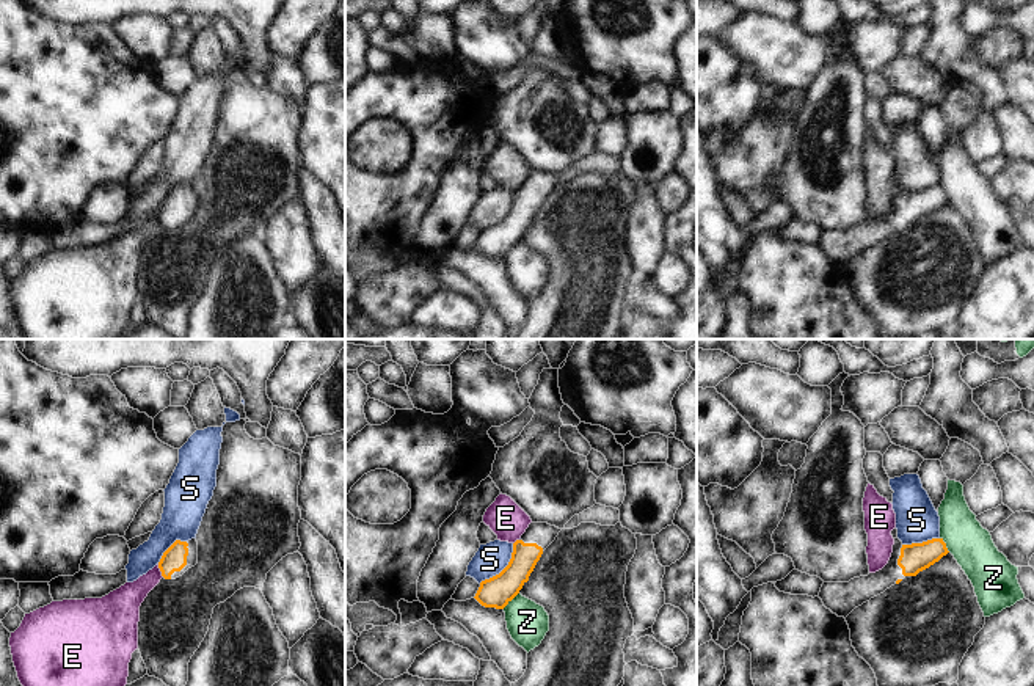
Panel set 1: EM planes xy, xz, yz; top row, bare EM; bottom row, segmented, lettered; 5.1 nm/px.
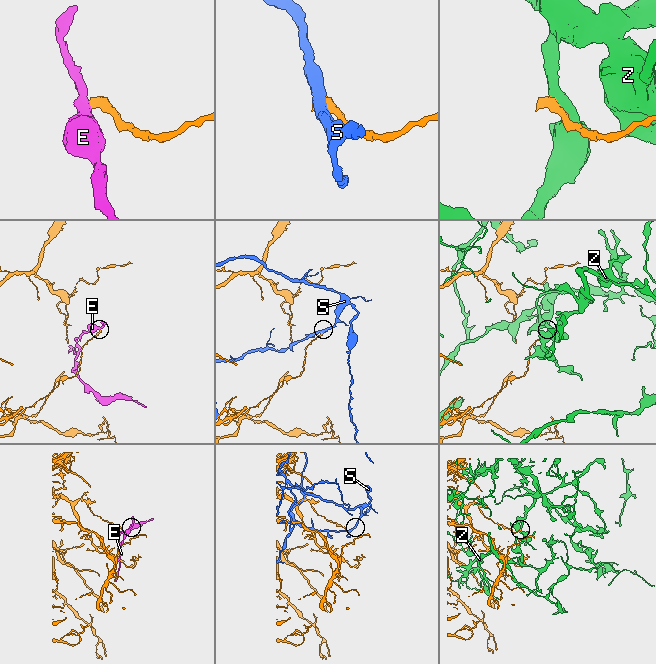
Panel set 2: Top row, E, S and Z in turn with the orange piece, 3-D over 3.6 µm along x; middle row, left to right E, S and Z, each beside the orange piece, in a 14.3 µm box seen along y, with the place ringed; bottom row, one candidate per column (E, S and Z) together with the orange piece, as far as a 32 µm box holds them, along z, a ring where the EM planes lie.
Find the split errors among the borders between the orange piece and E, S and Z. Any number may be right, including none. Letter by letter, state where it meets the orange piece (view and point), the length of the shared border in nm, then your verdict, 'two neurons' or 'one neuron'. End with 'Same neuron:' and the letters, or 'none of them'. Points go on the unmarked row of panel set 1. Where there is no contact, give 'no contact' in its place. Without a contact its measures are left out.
E: xy (160, 218) | 80 nm | two neurons
S: xz (504, 217) | 280 nm | two neurons
Z: xz (510, 248) | 120 nm | two neurons
Same neuron: none of them

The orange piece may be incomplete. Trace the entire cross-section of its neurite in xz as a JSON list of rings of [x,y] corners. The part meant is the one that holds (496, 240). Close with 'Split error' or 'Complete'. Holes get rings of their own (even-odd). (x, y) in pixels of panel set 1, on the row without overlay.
[[[530,171],[521,187],[513,192],[508,213],[499,223],[482,229],[474,246],[485,256],[504,257],[529,229],[543,199],[560,179],[548,171]]]. Split error

